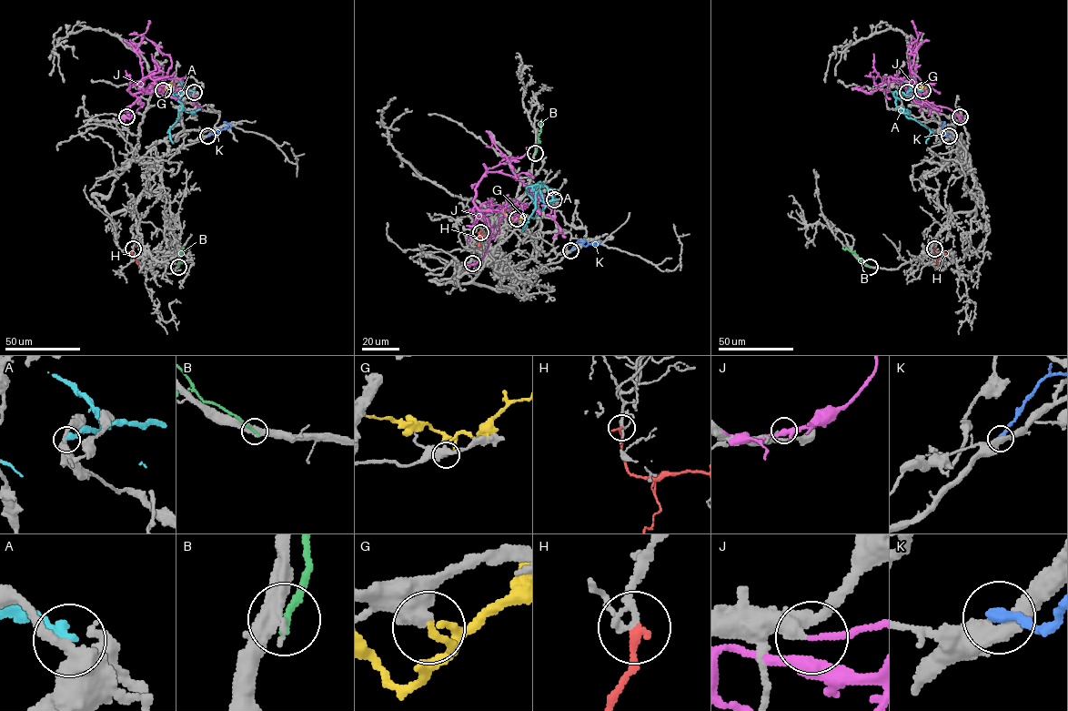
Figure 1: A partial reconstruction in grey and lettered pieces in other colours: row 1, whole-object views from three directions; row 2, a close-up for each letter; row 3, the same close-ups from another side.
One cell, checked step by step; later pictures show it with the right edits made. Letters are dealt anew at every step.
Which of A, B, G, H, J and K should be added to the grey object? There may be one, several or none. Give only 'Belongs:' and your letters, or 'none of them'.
Belongs: H

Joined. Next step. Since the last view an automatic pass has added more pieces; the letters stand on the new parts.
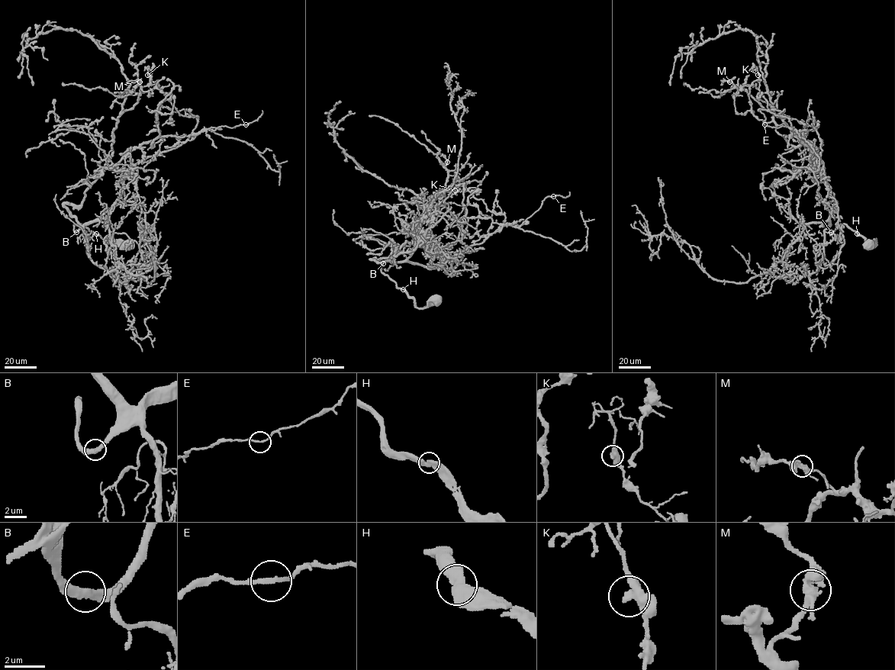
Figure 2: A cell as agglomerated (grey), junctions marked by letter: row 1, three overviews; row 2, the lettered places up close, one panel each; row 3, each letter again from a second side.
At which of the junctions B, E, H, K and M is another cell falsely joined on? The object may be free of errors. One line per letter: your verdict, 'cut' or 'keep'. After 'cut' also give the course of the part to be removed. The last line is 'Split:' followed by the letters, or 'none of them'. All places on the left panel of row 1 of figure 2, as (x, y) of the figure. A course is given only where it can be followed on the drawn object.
B: keep
E: keep
H: keep
K: keep
M: keep
Split: none of them

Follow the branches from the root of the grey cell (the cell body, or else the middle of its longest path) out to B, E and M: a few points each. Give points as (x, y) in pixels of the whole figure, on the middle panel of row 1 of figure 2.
B: (436, 300), (426, 307), (417, 308), (414, 301), (381, 272), (383, 262)
E: (436, 300), (417, 308), (382, 264), (429, 268), (431, 256), (519, 227), (553, 196)
M: (436, 300), (417, 308), (381, 272), (387, 261), (371, 259), (419, 242), (425, 210), (445, 190), (447, 162)

